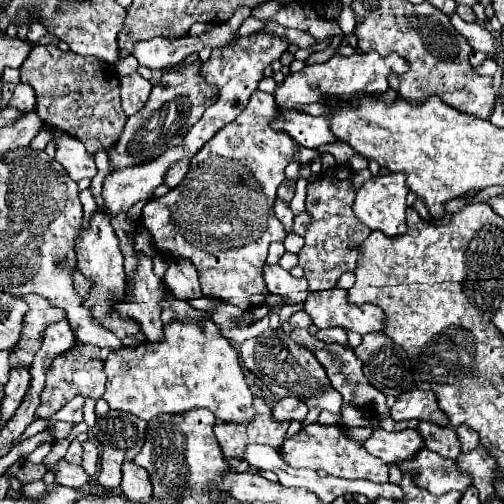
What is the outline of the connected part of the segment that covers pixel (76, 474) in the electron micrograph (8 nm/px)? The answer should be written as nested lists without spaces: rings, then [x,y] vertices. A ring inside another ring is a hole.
[[[65,460],[59,462],[59,468],[55,470],[55,478],[57,478],[57,484],[73,486],[73,488],[81,488],[81,486],[89,484],[89,476],[85,474],[85,470],[81,466],[69,464]]]

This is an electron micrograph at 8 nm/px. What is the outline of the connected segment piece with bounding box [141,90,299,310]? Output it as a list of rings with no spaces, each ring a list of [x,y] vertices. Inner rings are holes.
[[[256,90],[247,108],[227,126],[223,126],[191,160],[191,170],[187,172],[183,184],[173,188],[169,194],[147,202],[141,214],[141,226],[147,228],[155,240],[155,248],[163,256],[187,258],[197,266],[201,290],[205,296],[215,296],[221,302],[229,302],[239,310],[265,304],[269,296],[263,274],[259,268],[265,264],[267,248],[275,240],[285,240],[287,232],[273,212],[277,186],[285,178],[285,166],[293,162],[293,152],[299,148],[283,132],[267,128],[267,120],[275,118],[277,105],[271,94]]]

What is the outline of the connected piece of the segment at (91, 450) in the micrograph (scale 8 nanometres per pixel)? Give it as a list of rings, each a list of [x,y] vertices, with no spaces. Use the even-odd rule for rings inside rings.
[[[83,442],[83,462],[81,466],[83,468],[97,468],[97,456],[99,456],[99,450],[93,442]]]

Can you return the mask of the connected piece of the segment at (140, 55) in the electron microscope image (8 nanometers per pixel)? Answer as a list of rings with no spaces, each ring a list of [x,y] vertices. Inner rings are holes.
[[[187,36],[183,40],[167,40],[167,38],[151,38],[141,40],[133,48],[133,56],[141,66],[147,68],[169,68],[183,62],[189,54],[205,48],[205,36]]]

